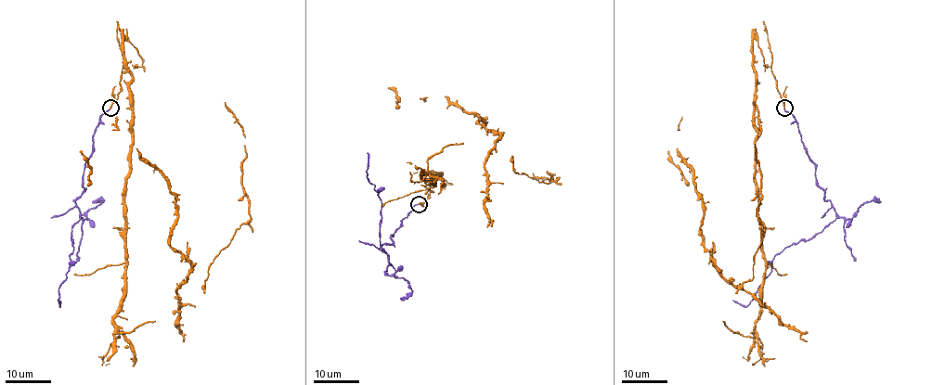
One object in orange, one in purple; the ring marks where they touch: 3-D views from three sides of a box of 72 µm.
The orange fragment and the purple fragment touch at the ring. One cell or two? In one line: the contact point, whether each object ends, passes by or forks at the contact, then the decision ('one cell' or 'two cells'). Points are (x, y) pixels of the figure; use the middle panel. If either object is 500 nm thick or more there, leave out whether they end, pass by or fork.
(419, 204) | orange ends | purple ends | two cells

